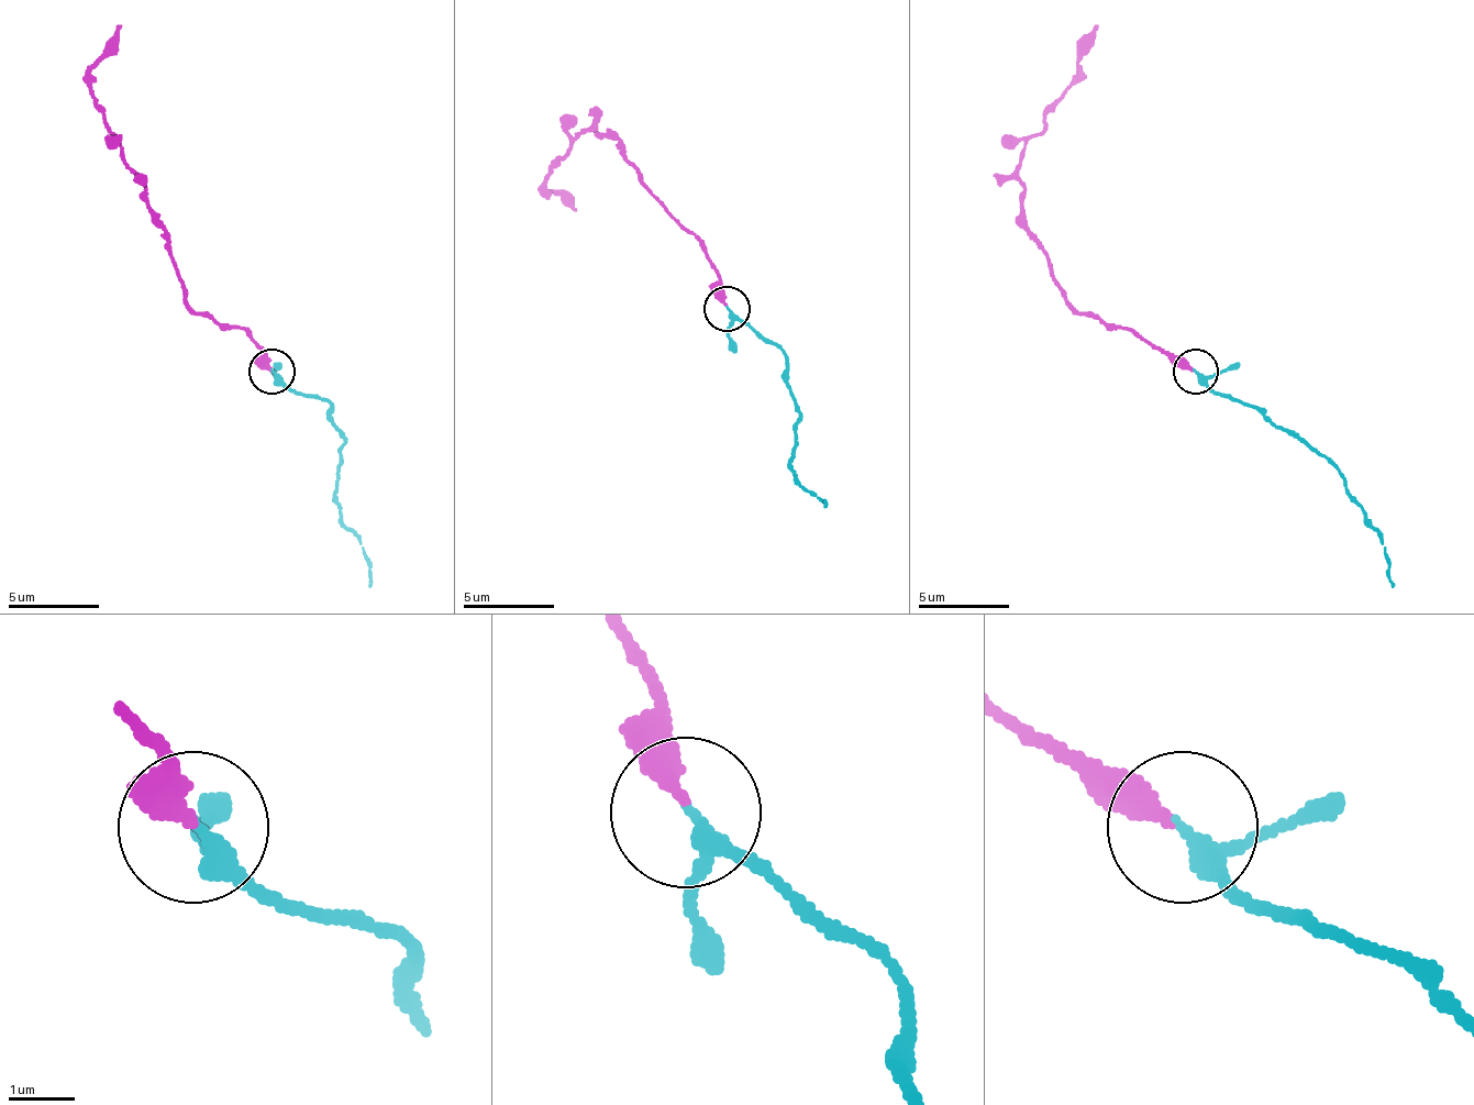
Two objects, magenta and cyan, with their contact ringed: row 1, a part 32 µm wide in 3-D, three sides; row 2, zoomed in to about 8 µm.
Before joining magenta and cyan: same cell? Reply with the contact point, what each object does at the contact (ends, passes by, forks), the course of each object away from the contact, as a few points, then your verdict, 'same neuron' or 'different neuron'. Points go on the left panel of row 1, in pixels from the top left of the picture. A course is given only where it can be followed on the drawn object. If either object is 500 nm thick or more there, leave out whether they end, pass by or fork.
at (272, 372); magenta ends there; cyan passes by; magenta runs (273, 373), (241, 327), (204, 318), (186, 299), (173, 240), (90, 95), (90, 63), (122, 26); cyan runs (273, 373), (300, 395), (332, 405), (332, 422), (345, 437), (336, 505), (364, 550), (373, 586); same neuron

